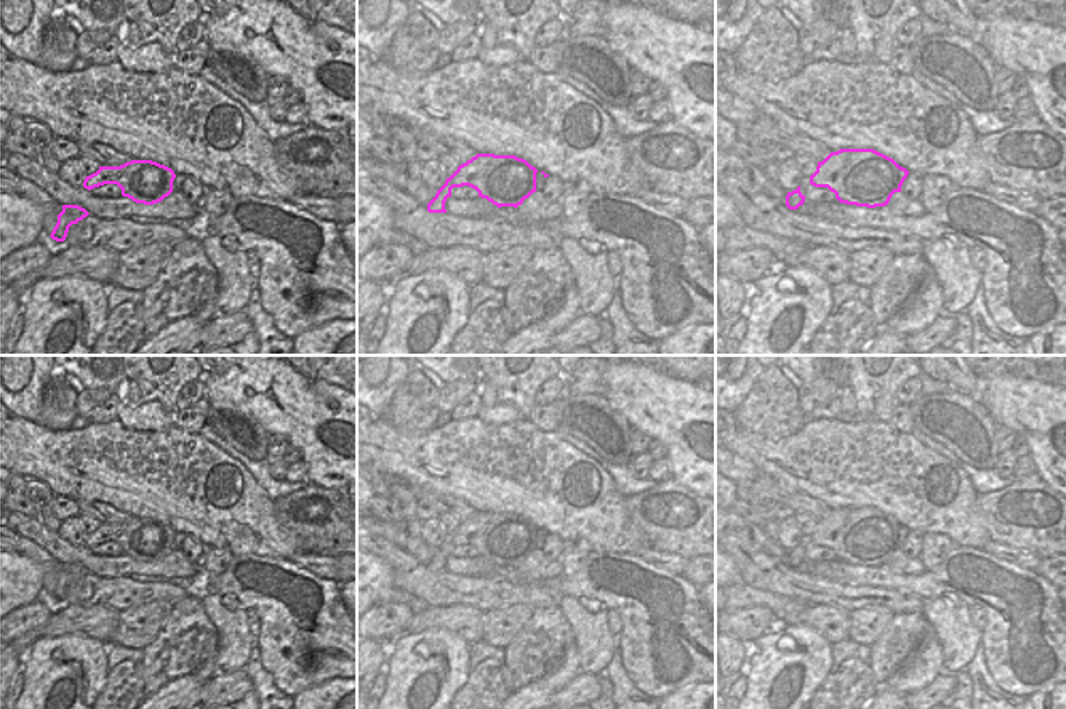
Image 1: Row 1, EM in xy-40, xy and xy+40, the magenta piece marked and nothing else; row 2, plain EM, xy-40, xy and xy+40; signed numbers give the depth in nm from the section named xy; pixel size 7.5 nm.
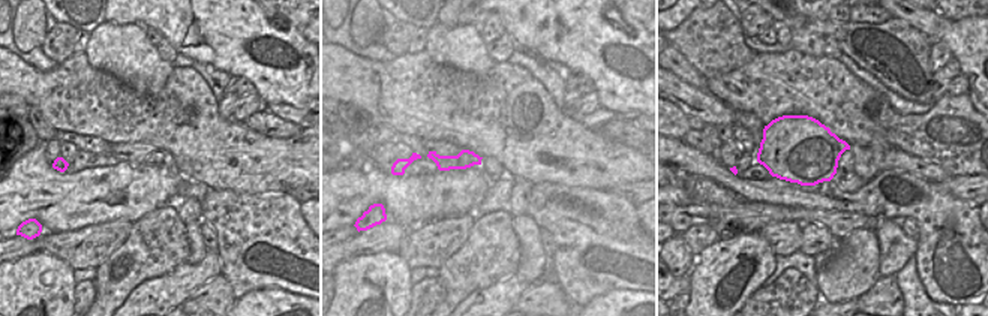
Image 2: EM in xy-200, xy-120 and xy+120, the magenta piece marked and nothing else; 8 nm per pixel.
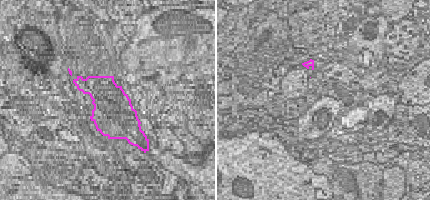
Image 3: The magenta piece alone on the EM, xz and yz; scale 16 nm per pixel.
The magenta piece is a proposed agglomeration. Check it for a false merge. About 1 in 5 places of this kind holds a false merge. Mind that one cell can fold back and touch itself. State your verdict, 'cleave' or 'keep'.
keep

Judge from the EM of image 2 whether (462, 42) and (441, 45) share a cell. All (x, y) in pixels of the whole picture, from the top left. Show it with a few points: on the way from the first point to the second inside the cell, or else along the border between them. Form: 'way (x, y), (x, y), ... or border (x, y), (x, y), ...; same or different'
way (458, 45), (446, 45); same

